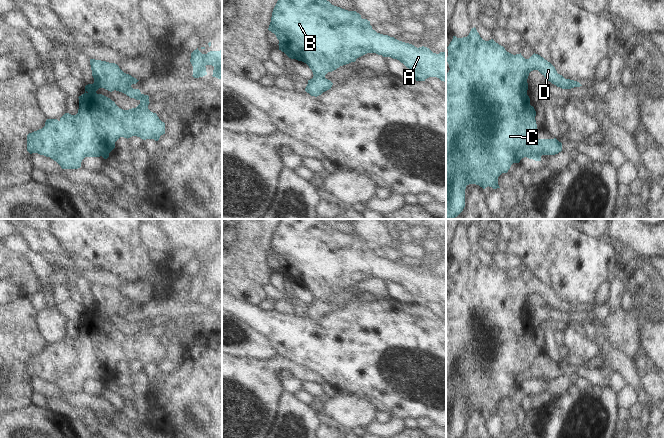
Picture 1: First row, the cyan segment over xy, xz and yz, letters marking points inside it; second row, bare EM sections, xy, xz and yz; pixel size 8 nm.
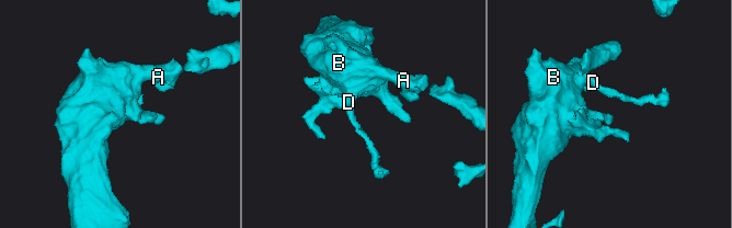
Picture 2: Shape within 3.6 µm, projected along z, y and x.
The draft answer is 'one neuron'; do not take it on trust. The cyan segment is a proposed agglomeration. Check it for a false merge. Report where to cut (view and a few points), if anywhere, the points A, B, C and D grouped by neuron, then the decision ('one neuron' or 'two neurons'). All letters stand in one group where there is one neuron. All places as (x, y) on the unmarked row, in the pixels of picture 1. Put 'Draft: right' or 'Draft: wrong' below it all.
cut none; groups A B C D; one neuron
Draft: right

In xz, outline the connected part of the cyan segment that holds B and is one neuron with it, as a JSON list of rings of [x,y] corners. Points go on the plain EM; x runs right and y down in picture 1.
[[[280,219],[268,254],[279,264],[279,274],[291,283],[306,287],[312,294],[314,300],[308,304],[305,312],[311,320],[317,321],[331,313],[333,307],[325,302],[328,296],[355,286],[367,277],[399,284],[415,297],[416,305],[425,305],[429,301],[446,305],[446,276],[436,278],[427,271],[417,272],[394,261],[377,257],[372,253],[370,245],[362,243],[359,237],[334,230],[320,219]]]

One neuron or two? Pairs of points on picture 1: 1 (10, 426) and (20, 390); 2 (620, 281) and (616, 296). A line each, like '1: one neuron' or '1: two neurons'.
1: two neurons
2: one neuron

